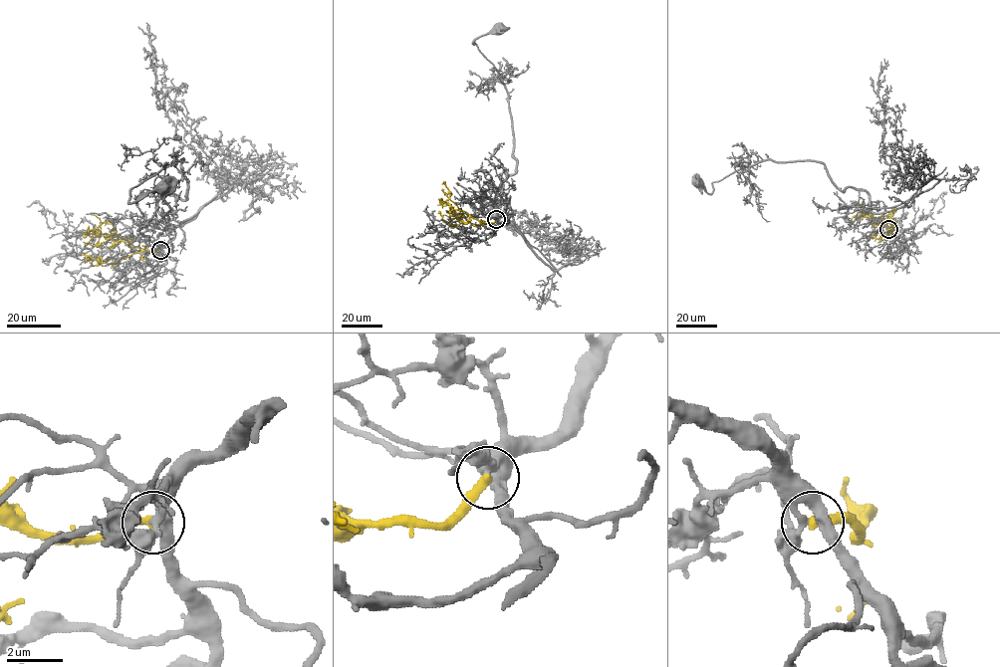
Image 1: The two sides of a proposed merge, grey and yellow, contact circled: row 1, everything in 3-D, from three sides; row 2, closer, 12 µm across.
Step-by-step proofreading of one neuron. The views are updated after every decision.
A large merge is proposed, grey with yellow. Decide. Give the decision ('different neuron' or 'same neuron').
same neuron

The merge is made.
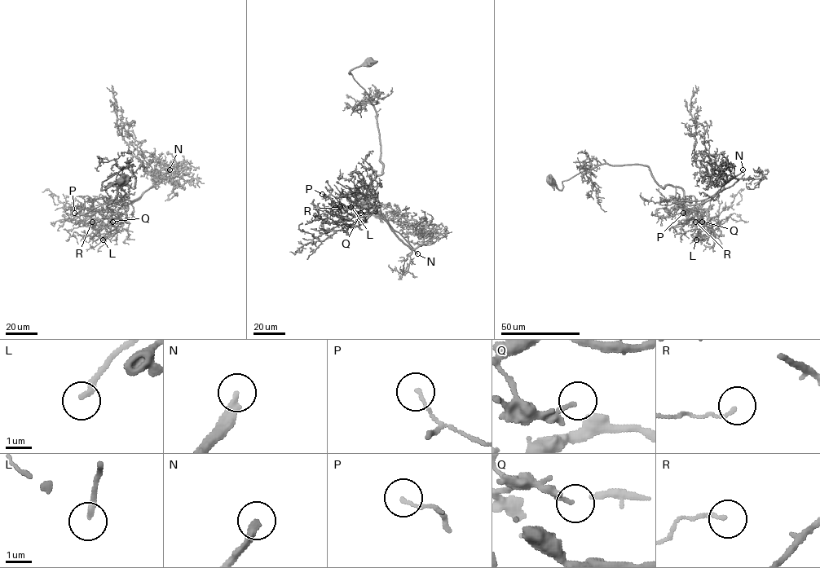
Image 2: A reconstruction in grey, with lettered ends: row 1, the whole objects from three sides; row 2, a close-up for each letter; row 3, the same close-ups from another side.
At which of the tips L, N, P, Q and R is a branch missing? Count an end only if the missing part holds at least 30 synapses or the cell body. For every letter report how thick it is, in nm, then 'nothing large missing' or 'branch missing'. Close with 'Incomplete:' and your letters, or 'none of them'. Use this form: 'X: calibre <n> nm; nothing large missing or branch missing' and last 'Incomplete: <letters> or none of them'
L: calibre 240 nm; branch missing
N: calibre 280 nm; branch missing
P: calibre 110 nm; nothing large missing
Q: calibre 140 nm; nothing large missing
R: calibre 130 nm; nothing large missing
Incomplete: L, N

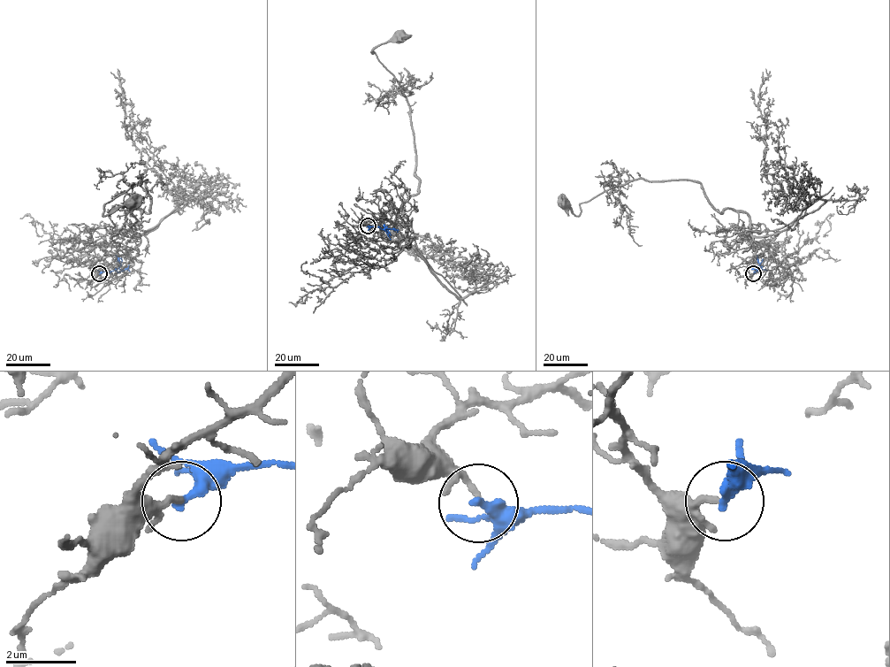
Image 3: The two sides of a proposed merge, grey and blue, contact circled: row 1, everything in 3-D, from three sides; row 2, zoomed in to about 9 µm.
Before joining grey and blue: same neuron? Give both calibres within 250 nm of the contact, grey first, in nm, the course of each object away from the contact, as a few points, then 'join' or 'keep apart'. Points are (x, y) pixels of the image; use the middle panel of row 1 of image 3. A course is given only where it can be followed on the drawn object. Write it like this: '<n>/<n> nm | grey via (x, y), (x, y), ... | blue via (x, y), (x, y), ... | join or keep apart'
170/360 nm | grey via (368, 226), (373, 218), (403, 239), (408, 226), (394, 220), (419, 182), (409, 105), (372, 51), (399, 38) | blue via (368, 226), (390, 232), (384, 229) | keep apart

